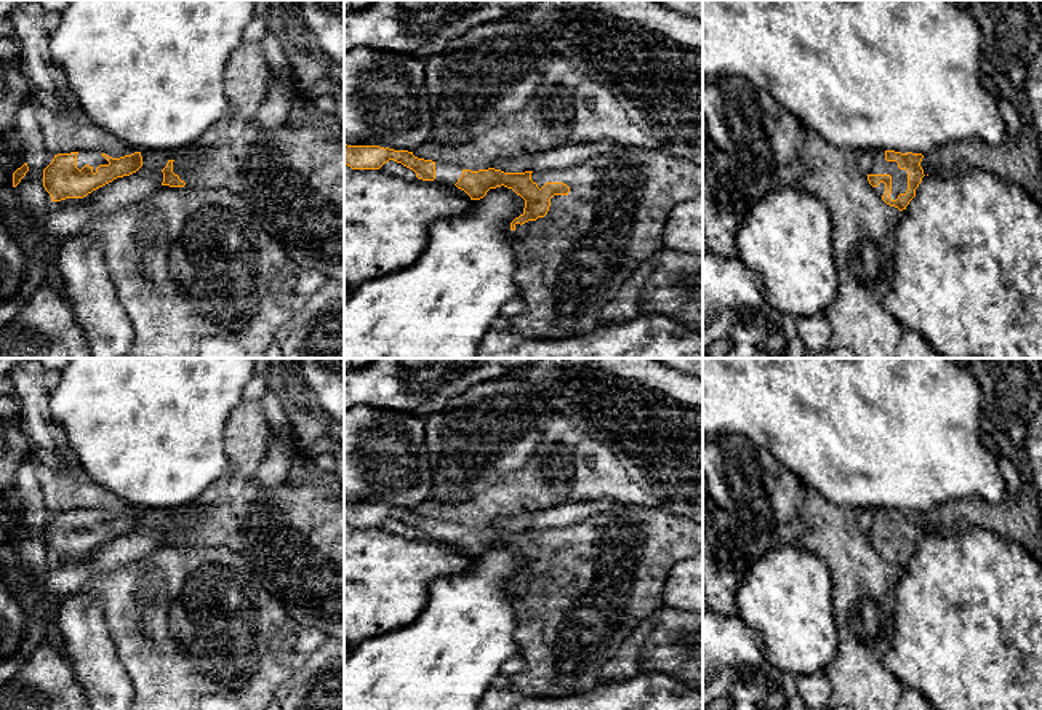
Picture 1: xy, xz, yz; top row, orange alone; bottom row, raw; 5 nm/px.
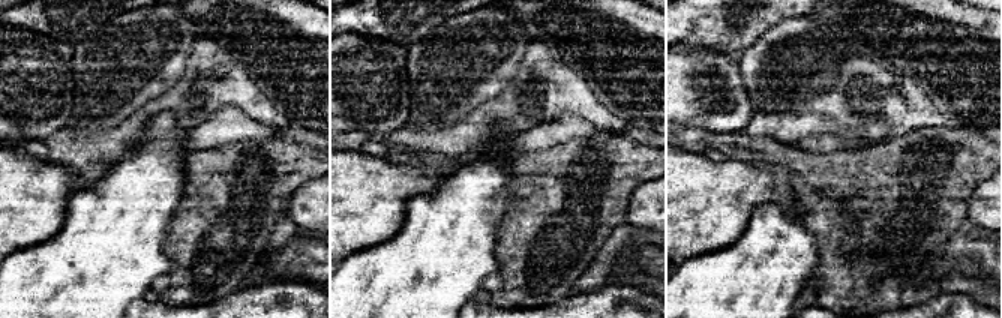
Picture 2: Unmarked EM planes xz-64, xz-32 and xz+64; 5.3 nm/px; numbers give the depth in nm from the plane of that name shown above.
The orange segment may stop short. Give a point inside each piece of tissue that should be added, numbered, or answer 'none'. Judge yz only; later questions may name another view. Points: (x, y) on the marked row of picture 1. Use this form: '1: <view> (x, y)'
1: yz (879, 165)

